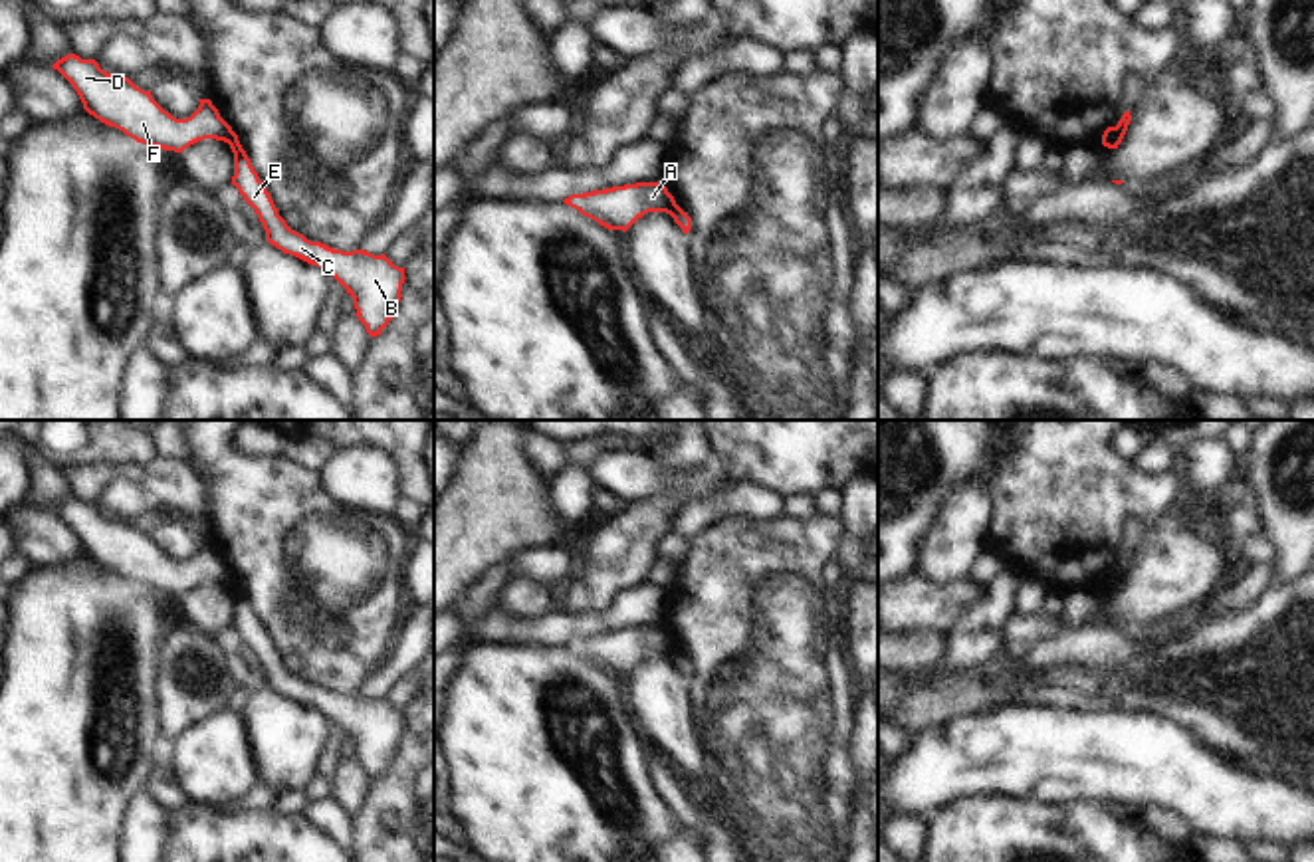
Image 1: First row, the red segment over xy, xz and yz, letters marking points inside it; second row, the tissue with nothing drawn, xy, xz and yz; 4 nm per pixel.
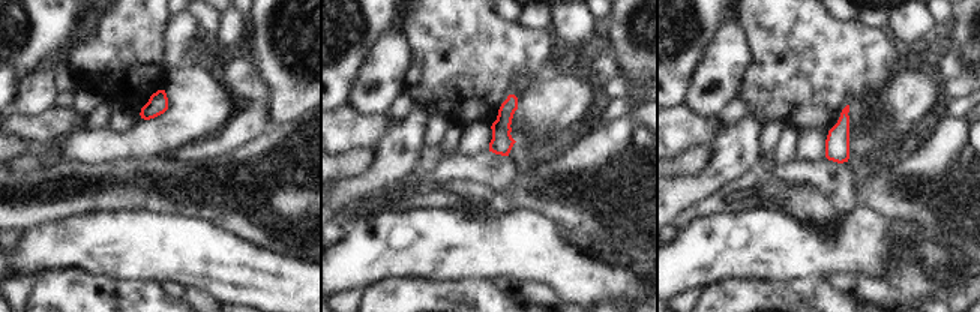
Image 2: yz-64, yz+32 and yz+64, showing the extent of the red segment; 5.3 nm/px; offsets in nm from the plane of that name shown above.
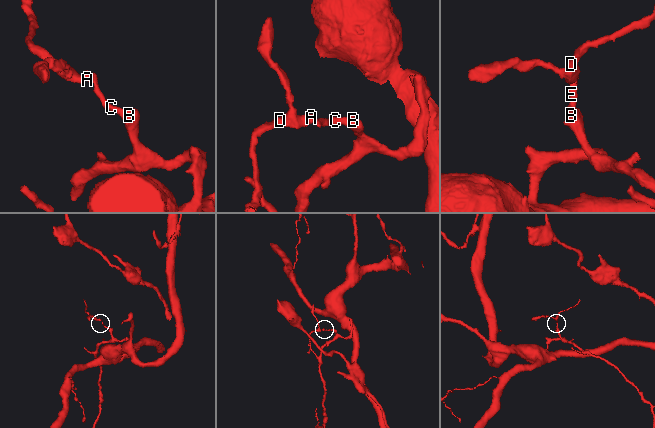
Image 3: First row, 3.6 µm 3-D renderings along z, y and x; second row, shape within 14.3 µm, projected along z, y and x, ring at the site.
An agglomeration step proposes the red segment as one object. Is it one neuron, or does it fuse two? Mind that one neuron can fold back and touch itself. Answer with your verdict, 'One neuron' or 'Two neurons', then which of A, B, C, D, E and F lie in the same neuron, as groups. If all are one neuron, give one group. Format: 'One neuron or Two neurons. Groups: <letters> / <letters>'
Two neurons. Groups: A D F / B C E

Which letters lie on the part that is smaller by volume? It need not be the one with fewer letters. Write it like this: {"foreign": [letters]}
{"foreign": ["A", "D", "F"]}

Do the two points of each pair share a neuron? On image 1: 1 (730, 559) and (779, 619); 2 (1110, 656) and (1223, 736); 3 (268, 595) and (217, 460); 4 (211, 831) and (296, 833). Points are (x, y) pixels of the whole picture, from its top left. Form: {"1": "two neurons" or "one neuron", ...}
{"1": "one neuron", "2": "two neurons", "3": "one neuron", "4": "one neuron"}

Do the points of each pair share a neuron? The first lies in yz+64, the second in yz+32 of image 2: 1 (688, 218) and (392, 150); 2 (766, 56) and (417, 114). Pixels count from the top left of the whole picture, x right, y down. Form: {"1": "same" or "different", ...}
{"1": "different", "2": "different"}

